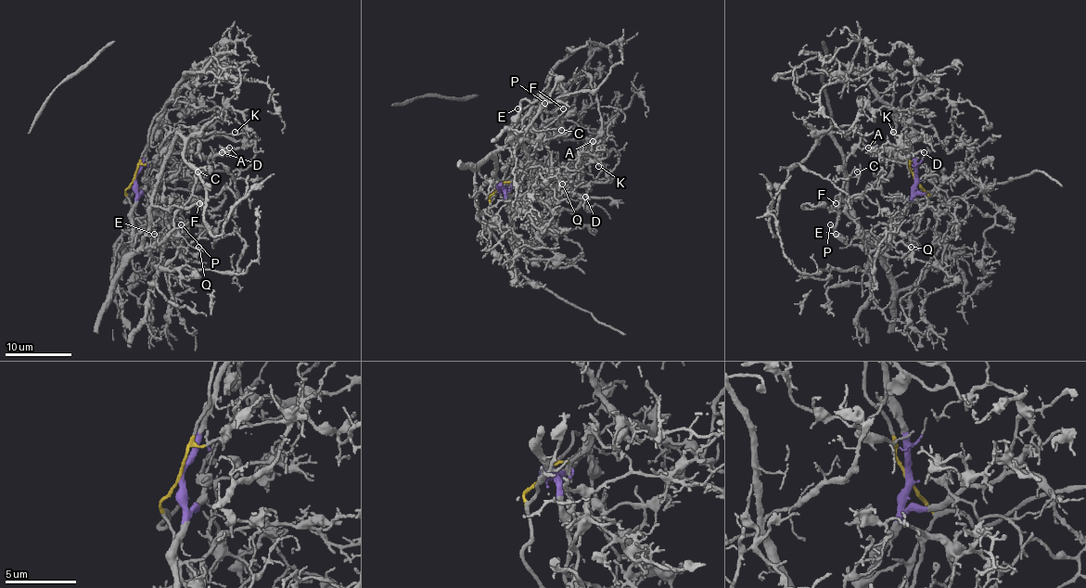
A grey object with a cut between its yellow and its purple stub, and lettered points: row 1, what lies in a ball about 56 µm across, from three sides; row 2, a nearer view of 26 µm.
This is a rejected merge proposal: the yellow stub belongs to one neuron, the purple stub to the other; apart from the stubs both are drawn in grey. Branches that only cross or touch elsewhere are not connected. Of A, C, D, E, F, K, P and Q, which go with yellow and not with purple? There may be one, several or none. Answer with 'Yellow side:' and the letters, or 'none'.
Yellow side: A, D, K, Q

